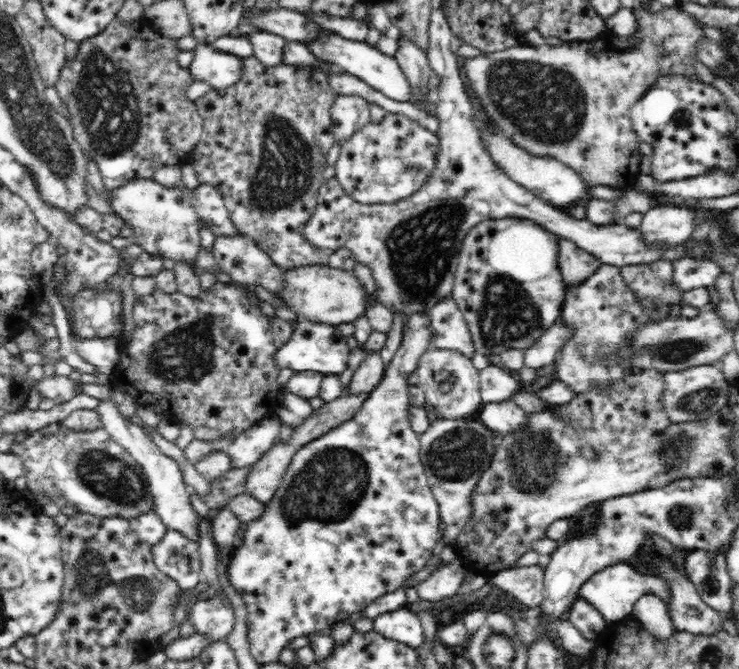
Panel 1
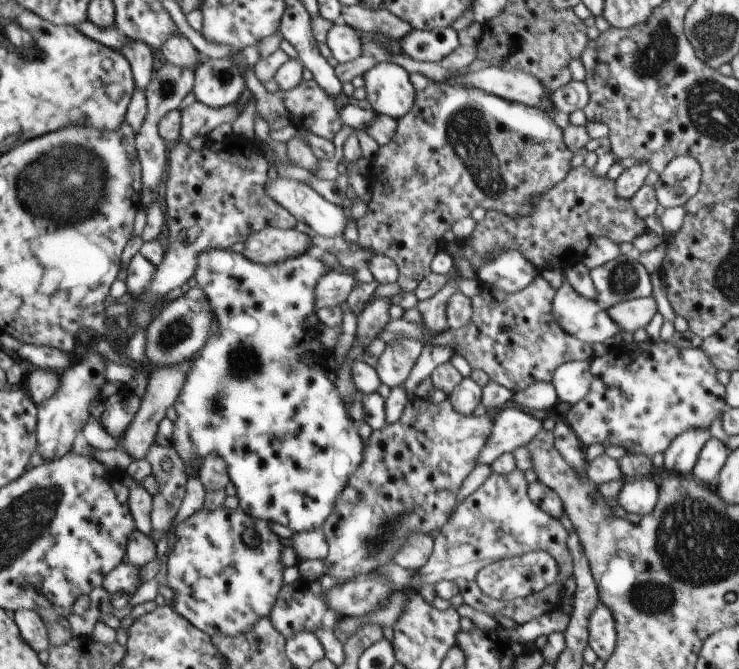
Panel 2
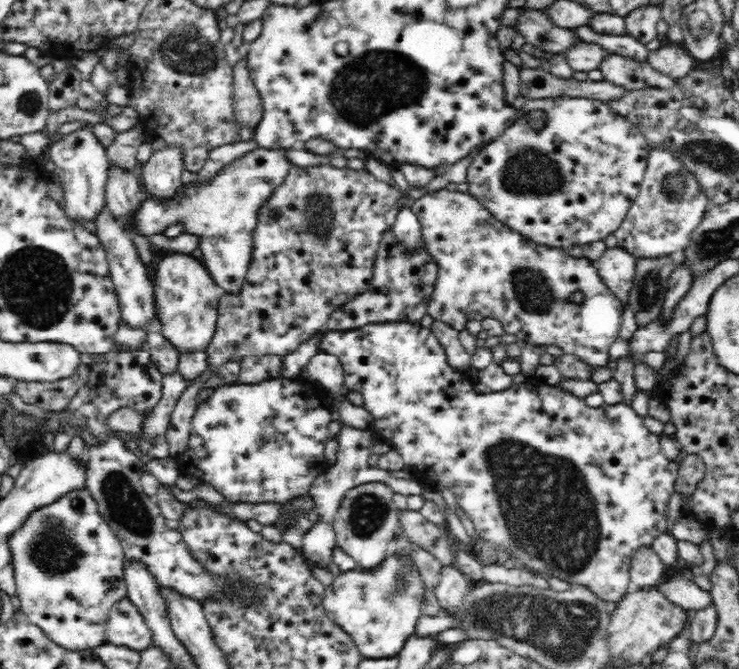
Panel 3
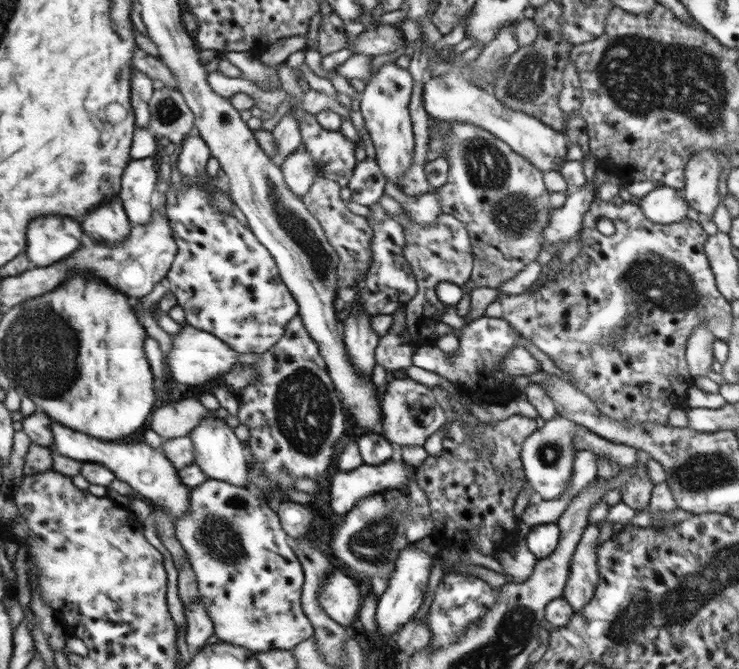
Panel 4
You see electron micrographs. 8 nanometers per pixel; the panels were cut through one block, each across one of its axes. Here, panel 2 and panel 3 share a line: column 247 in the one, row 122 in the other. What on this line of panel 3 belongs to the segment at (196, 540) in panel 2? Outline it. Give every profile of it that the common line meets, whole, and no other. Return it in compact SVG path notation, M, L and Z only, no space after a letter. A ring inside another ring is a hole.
M542 97L541 99L526 99L520 110L521 115L509 127L506 127L502 134L499 134L492 142L483 146L473 157L467 169L466 183L468 183L468 193L484 205L496 219L502 221L508 228L520 233L534 243L550 245L550 247L562 247L570 250L573 246L590 244L597 240L604 240L609 234L620 226L623 218L630 210L631 204L637 197L639 184L642 182L643 174L646 170L649 146L642 131L638 129L631 119L626 119L620 114L616 114L612 108L601 100L592 100L590 97ZM541 110L546 114L546 123L540 130L535 130L526 118L526 114Z

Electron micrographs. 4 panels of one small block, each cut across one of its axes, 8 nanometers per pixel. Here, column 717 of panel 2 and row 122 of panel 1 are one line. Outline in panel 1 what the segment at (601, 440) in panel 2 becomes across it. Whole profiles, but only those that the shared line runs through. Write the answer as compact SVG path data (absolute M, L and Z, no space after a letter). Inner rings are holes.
M386 114L382 122L357 129L341 146L335 177L345 192L362 204L397 203L418 192L437 166L439 136L404 114Z

